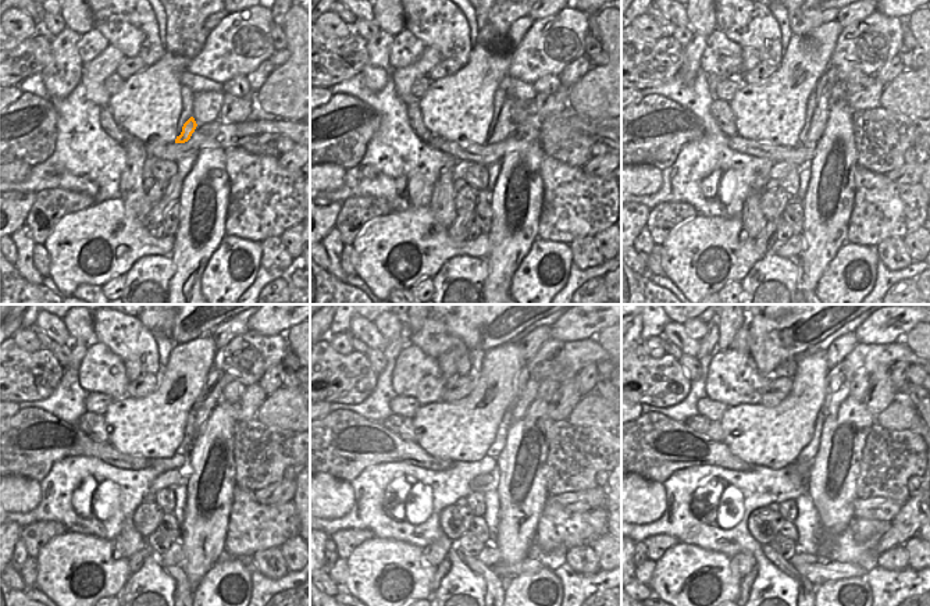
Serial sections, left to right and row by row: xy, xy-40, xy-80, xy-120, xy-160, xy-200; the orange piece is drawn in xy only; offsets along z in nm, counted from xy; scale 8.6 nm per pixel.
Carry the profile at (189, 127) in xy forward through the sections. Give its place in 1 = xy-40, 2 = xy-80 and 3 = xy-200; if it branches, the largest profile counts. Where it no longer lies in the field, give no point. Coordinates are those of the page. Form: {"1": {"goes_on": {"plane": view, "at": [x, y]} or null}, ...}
{"1": {"goes_on": {"plane": "xy-40", "at": [505, 127]}}, "2": {"goes_on": {"plane": "xy-80", "at": [823, 89]}}, "3": {"goes_on": {"plane": "xy-200", "at": [838, 380]}}}

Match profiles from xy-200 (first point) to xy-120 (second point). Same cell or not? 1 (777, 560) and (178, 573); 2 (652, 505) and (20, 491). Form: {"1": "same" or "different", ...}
{"1": "same", "2": "same"}

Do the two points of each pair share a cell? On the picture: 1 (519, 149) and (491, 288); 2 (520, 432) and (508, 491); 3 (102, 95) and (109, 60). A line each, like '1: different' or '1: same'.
1: same
2: same
3: same

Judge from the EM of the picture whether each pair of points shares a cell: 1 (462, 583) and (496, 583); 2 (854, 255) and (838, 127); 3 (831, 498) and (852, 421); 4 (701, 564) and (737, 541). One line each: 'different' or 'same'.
1: different
2: different
3: same
4: different

